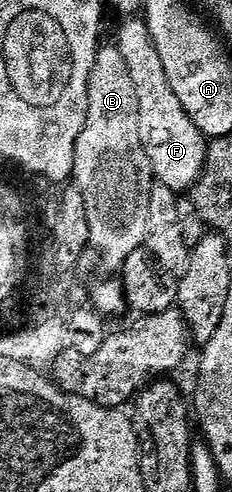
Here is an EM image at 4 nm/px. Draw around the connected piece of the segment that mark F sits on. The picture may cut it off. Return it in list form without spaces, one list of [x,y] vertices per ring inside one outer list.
[[[154,49],[153,61],[126,63],[139,101],[138,127],[143,129],[145,144],[148,146],[147,154],[154,165],[156,182],[176,193],[182,193],[188,187],[189,190],[196,188],[205,168],[207,140],[191,121],[191,117],[187,117],[183,105],[179,105],[179,97],[175,97],[175,89],[171,89],[171,81],[167,81],[163,61],[159,61],[159,49]]]

